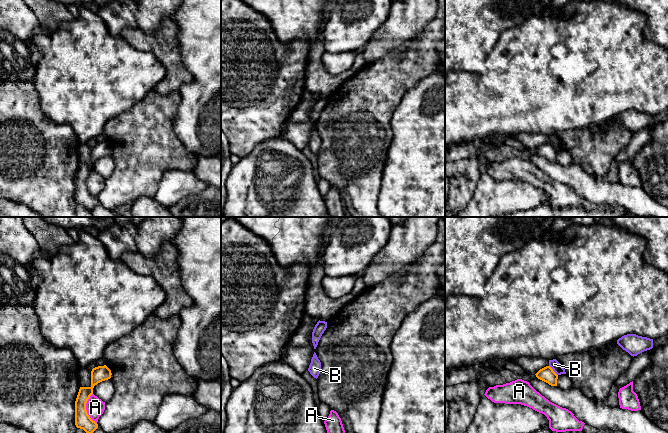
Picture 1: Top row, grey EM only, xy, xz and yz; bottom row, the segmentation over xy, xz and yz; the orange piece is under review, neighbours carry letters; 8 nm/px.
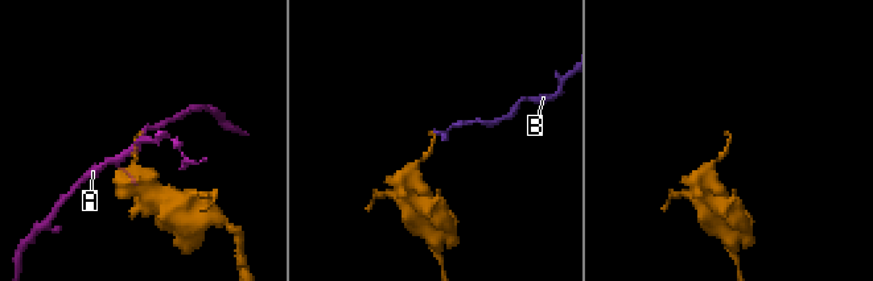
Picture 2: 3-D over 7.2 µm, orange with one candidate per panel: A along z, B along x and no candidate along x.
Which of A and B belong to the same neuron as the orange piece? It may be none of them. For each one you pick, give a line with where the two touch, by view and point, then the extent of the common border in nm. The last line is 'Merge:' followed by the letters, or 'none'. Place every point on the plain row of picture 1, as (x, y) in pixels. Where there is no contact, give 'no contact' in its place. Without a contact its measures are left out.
Merge: none

